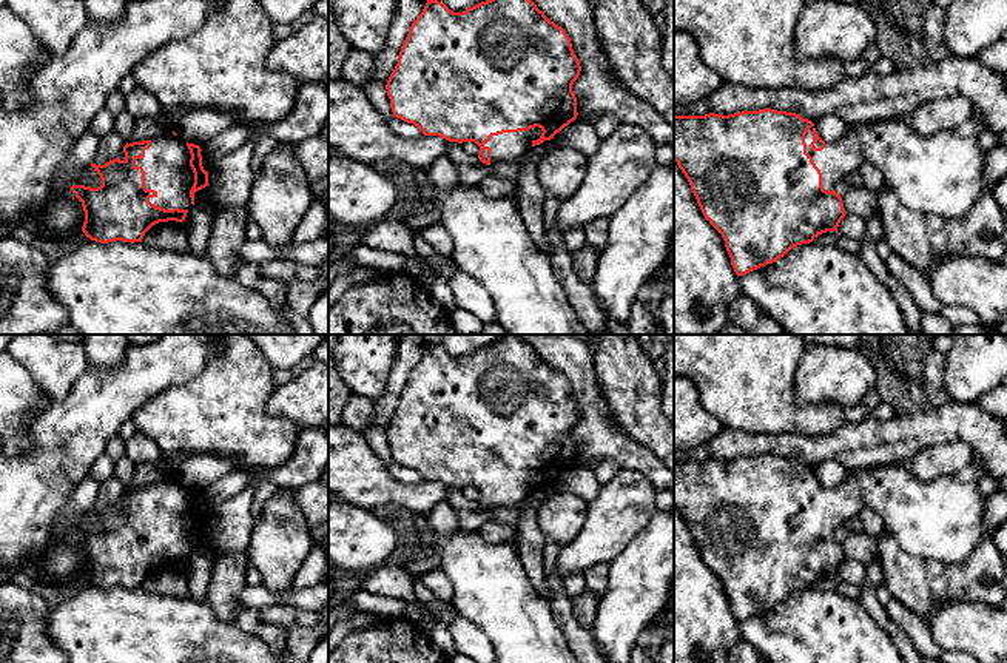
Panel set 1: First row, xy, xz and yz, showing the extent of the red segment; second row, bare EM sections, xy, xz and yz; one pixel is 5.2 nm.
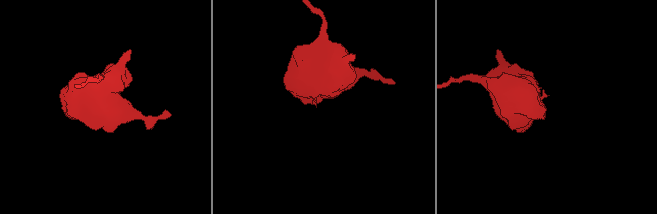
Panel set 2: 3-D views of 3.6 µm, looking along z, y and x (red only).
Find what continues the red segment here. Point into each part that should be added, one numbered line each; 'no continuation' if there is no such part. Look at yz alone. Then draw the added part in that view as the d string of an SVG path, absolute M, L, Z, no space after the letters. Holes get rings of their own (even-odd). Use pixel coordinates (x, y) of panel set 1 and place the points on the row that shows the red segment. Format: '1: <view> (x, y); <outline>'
1: yz (941, 176); M881 119L850 126L837 142L814 151L813 128L805 134L807 153L820 170L827 191L864 162L871 162L911 211L956 219L968 214L979 197L996 187L981 177L985 153L976 139L956 131L925 137L907 120Z

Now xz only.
1: xz (505, 147); M535 126L527 131L503 133L492 136L484 146L490 148L490 163L507 162L524 154L532 148L532 142L540 139L541 128Z

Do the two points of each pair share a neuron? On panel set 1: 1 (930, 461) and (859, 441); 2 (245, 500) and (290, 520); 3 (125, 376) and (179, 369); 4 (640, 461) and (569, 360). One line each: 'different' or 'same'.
1: different
2: different
3: same
4: same

